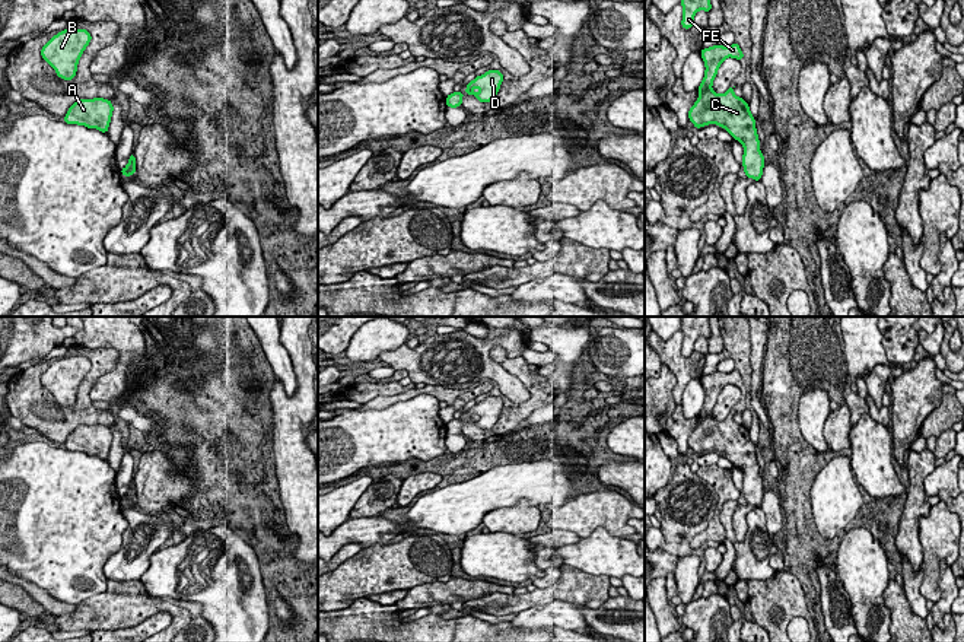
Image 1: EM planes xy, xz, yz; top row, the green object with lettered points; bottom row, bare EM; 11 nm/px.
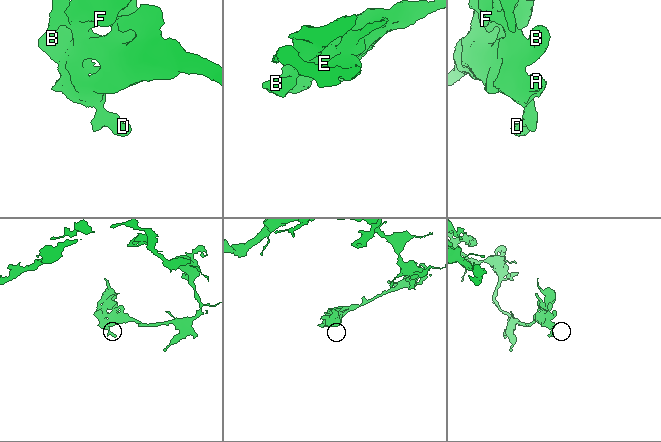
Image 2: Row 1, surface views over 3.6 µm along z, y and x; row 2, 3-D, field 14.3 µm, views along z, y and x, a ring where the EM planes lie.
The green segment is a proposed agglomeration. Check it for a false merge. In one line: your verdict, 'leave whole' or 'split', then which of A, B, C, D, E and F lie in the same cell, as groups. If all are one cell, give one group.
leave whole | A B C D E F

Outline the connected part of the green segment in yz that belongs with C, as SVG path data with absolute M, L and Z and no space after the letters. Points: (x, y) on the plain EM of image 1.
M736 369L729 374L713 372L700 378L706 397L699 413L699 425L688 438L688 446L696 455L716 451L723 454L744 474L742 493L748 505L761 506L764 482L760 477L760 467L755 446L750 432L734 420L734 414L722 422L712 416L718 397L725 385L742 387L744 381Z

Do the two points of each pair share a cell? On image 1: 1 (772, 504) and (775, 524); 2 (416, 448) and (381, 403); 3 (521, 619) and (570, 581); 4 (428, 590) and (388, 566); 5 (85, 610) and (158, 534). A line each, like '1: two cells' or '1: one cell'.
1: one cell
2: two cells
3: two cells
4: two cells
5: two cells

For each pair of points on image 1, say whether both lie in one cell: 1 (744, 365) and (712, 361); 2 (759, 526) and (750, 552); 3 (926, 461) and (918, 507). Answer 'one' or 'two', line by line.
1: one
2: one
3: one

